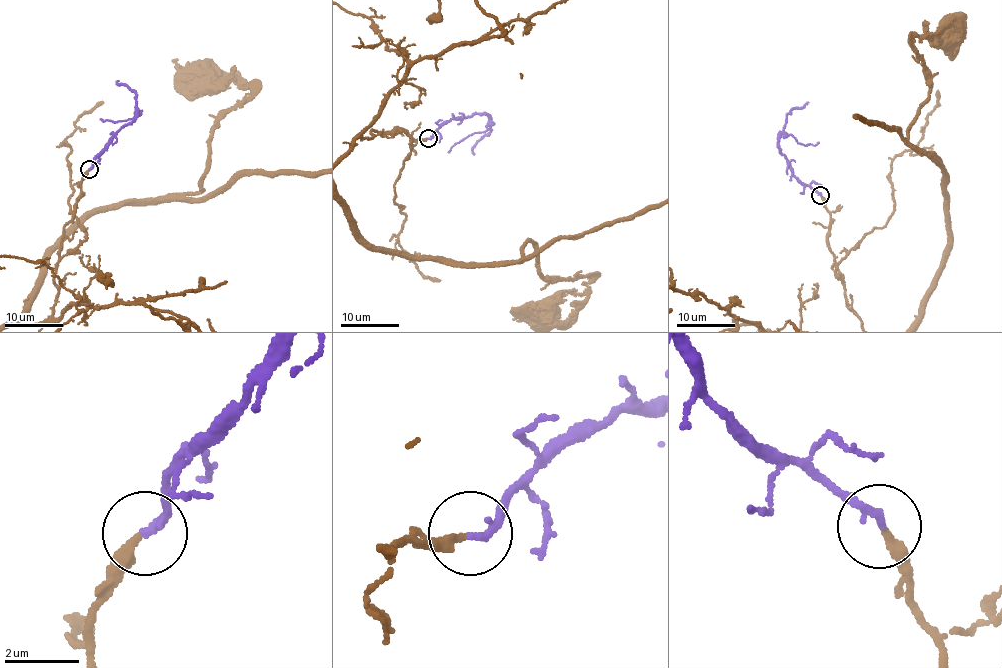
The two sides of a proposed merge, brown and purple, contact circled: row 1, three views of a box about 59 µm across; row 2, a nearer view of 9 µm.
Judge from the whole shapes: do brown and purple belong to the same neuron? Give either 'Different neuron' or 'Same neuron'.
Same neuron

